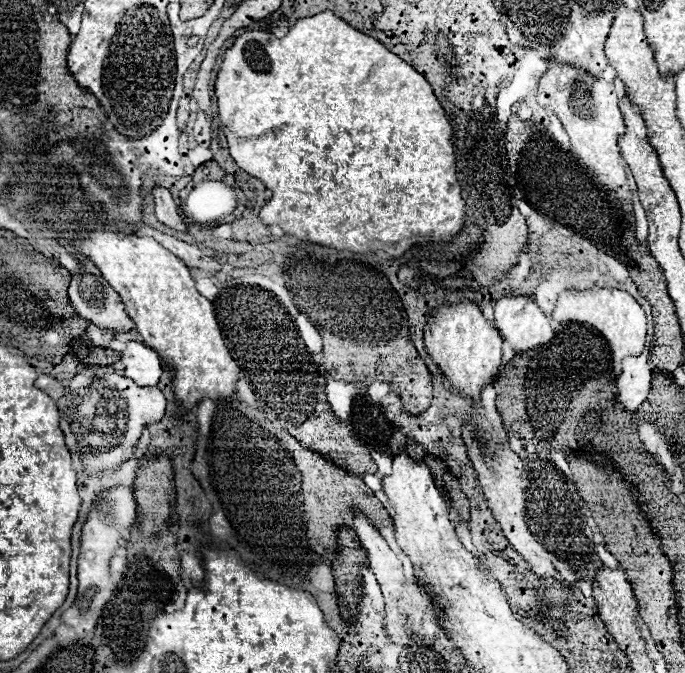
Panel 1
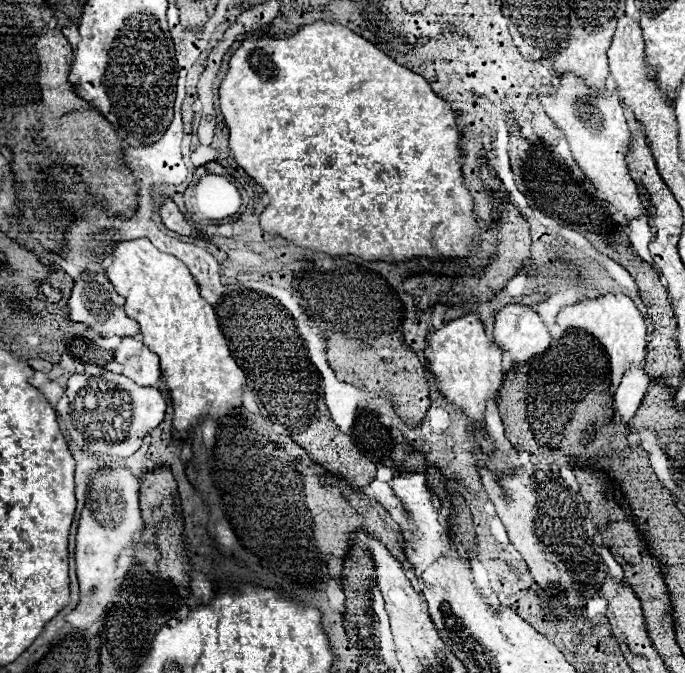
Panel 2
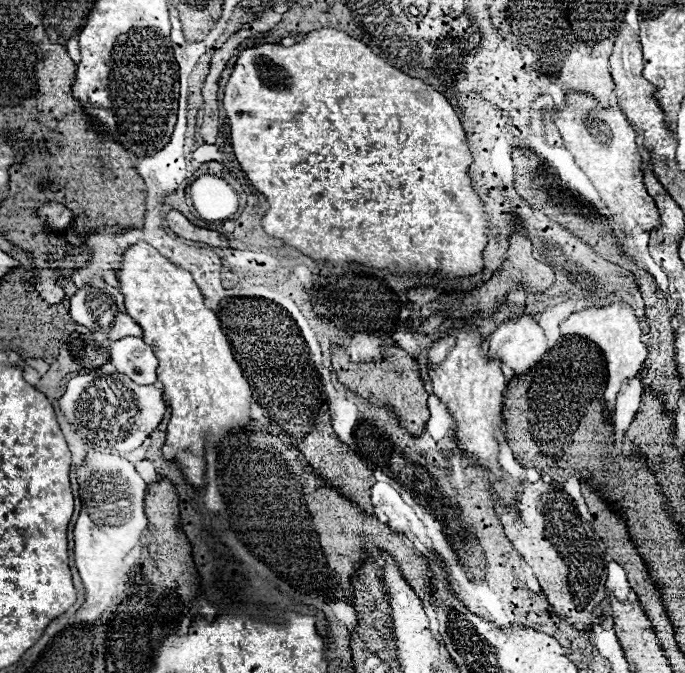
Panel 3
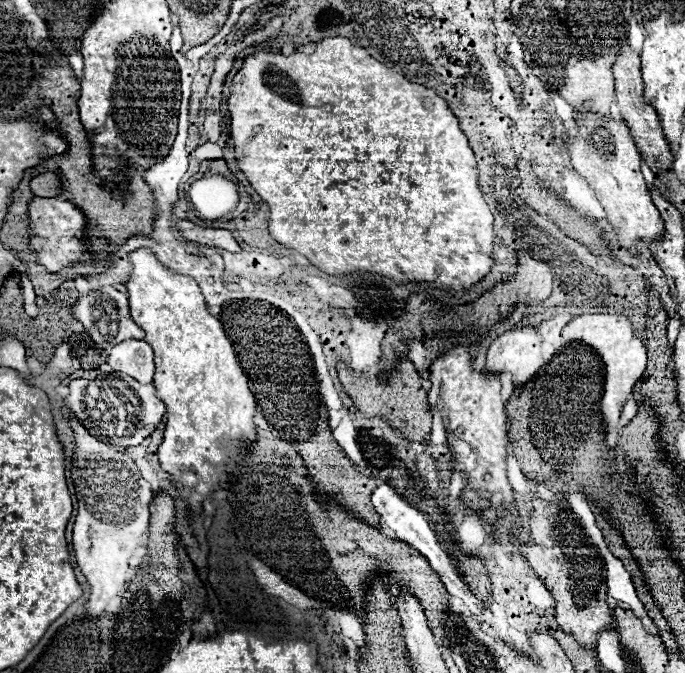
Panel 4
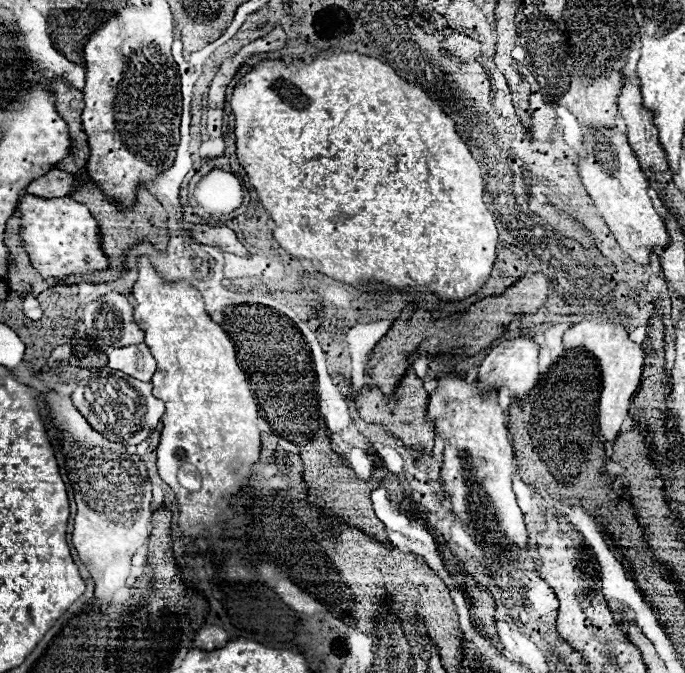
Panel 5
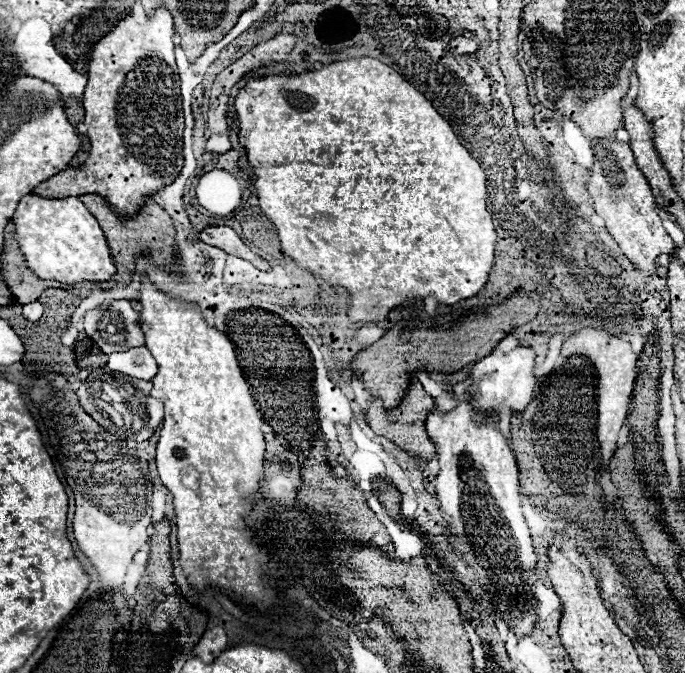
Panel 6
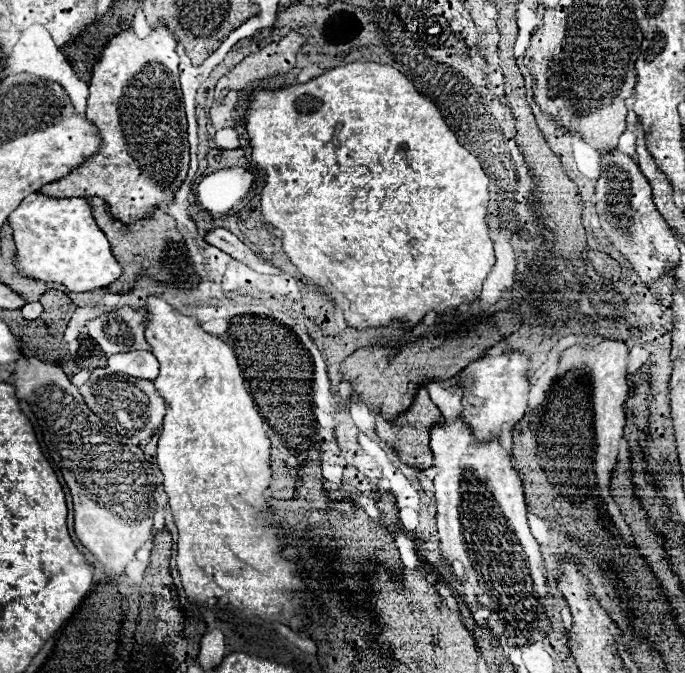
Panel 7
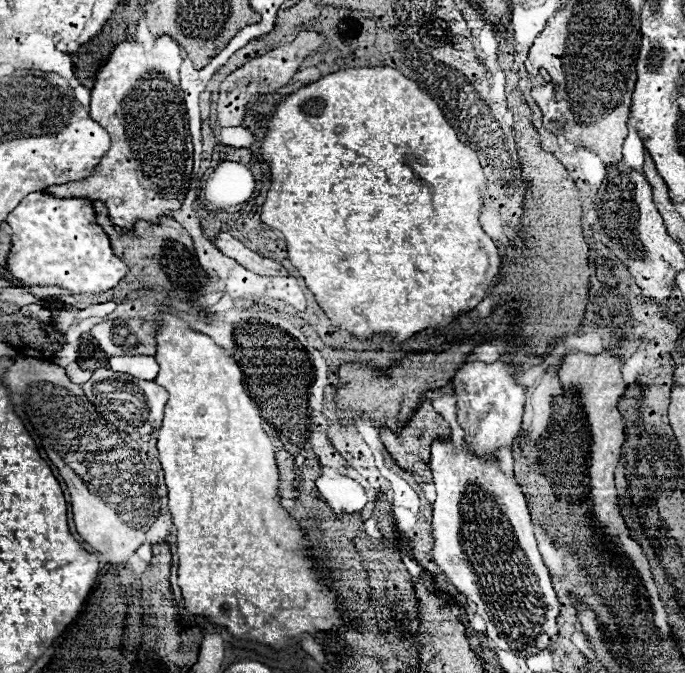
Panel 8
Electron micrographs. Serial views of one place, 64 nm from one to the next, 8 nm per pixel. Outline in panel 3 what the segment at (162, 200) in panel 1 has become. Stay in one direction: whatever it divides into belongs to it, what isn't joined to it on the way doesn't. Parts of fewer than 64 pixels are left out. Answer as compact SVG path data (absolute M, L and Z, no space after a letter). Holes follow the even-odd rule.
M168 210L166 212L166 222L168 222L168 228L172 232L176 232L178 236L182 238L188 238L188 240L196 240L196 242L204 242L204 244L210 244L210 246L228 246L226 238L214 230L206 230L206 228L198 228L194 224L190 224L182 212L178 210Z

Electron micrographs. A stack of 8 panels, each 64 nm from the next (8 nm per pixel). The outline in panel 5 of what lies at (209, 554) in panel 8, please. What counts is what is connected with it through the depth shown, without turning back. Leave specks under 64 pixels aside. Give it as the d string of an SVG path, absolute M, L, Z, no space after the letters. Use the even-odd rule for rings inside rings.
M148 256L138 258L138 278L132 286L134 294L134 318L136 324L146 332L146 344L152 356L158 362L158 370L152 376L154 390L152 394L166 404L166 414L162 418L162 438L158 444L158 472L162 480L176 494L176 502L180 508L178 526L184 538L196 540L204 536L208 546L220 556L224 564L220 564L220 576L226 582L252 582L254 568L242 546L234 540L220 540L224 532L226 520L234 514L228 506L228 498L238 494L240 488L248 484L248 476L252 474L252 464L260 454L260 430L257 424L258 404L250 392L246 374L240 370L236 362L236 350L222 326L204 312L204 302L200 292L186 280L166 282L158 270L152 266Z

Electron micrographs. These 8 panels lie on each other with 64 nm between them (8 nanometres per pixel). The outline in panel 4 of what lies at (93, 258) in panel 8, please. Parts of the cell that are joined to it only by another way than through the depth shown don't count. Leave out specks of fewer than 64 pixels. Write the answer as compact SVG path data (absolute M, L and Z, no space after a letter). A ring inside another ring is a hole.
M34 198L28 206L28 212L30 212L30 224L32 224L30 248L36 252L38 262L48 272L58 272L62 266L90 260L88 248L82 242L86 220L84 220L84 214L74 204L60 198Z

